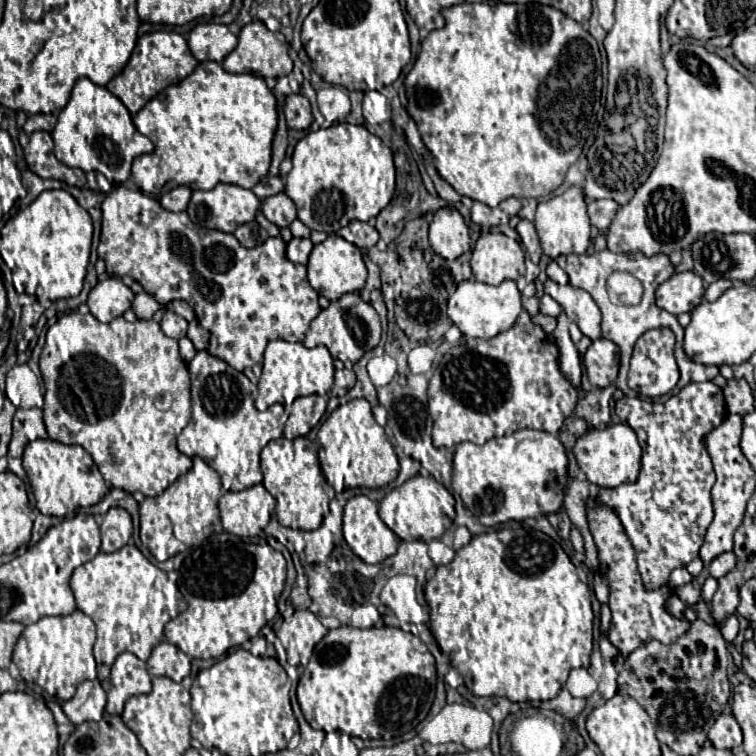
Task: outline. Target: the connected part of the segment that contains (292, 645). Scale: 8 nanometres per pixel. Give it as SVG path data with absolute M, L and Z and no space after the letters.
M309 609L295 611L291 617L283 621L281 629L276 632L273 643L276 658L283 666L307 665L313 655L315 645L325 637L327 629L321 625L319 617L313 615Z

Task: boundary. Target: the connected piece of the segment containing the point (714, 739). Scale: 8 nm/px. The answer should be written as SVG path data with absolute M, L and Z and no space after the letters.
M723 713L715 719L713 727L709 729L709 741L717 749L737 749L743 743L741 727L731 713Z

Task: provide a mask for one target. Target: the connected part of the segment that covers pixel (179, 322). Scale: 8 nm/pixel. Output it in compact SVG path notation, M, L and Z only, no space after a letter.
M167 309L167 313L161 319L161 329L163 329L163 333L167 337L181 339L185 335L185 331L187 331L187 321L183 317L179 317L177 313L173 313L173 311Z

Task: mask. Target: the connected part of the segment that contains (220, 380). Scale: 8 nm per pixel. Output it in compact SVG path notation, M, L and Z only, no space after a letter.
M197 351L189 363L189 375L193 415L177 437L177 449L187 457L197 455L211 465L219 473L225 491L243 491L261 483L263 473L259 469L259 453L271 439L283 435L283 425L287 421L283 407L273 405L265 413L257 411L249 379L207 351Z

